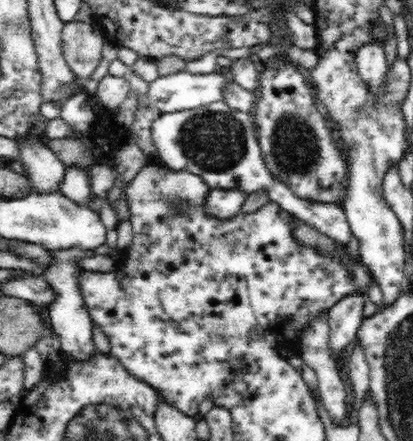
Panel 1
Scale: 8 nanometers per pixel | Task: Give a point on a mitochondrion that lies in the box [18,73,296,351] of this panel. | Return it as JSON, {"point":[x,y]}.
{"point":[216,141]}

